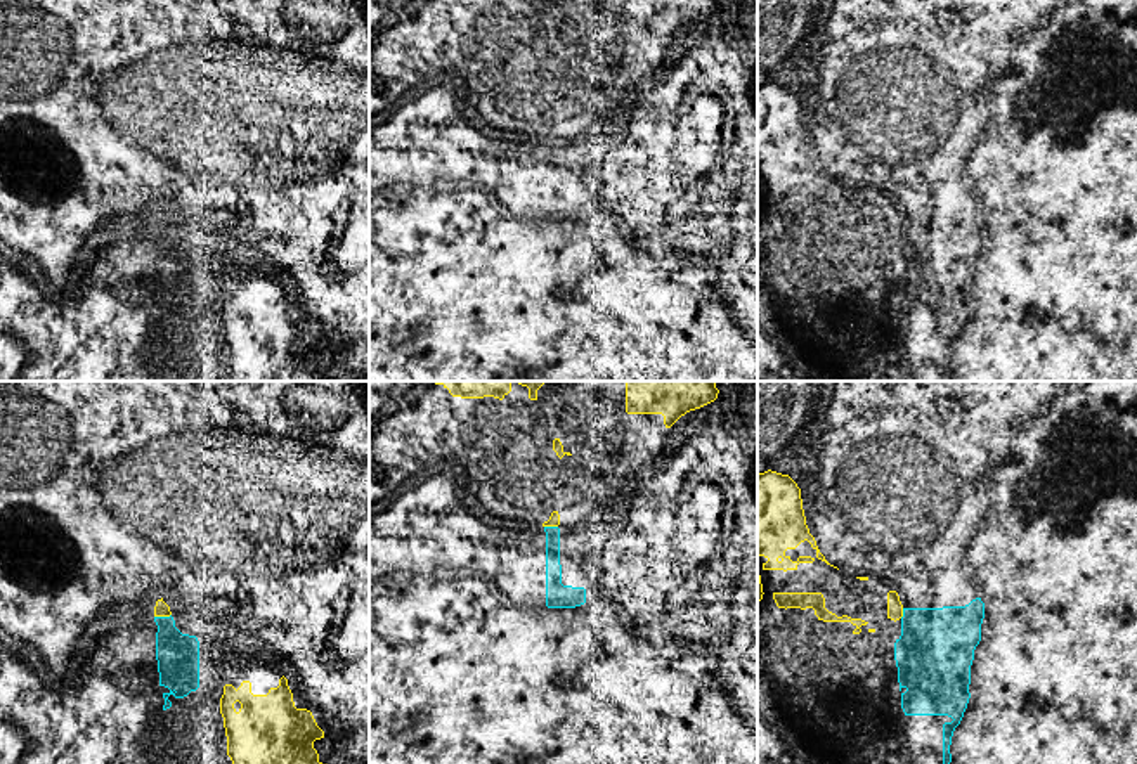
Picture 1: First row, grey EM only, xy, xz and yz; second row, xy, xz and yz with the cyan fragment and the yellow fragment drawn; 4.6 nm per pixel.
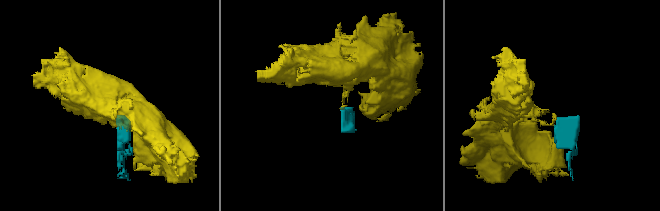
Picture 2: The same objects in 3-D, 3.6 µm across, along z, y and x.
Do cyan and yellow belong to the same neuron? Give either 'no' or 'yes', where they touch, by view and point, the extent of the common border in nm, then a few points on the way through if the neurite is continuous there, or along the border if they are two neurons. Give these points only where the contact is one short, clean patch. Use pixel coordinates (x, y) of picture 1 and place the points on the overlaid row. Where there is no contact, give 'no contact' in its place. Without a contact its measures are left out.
no | xy (162, 617) | 80 nm

